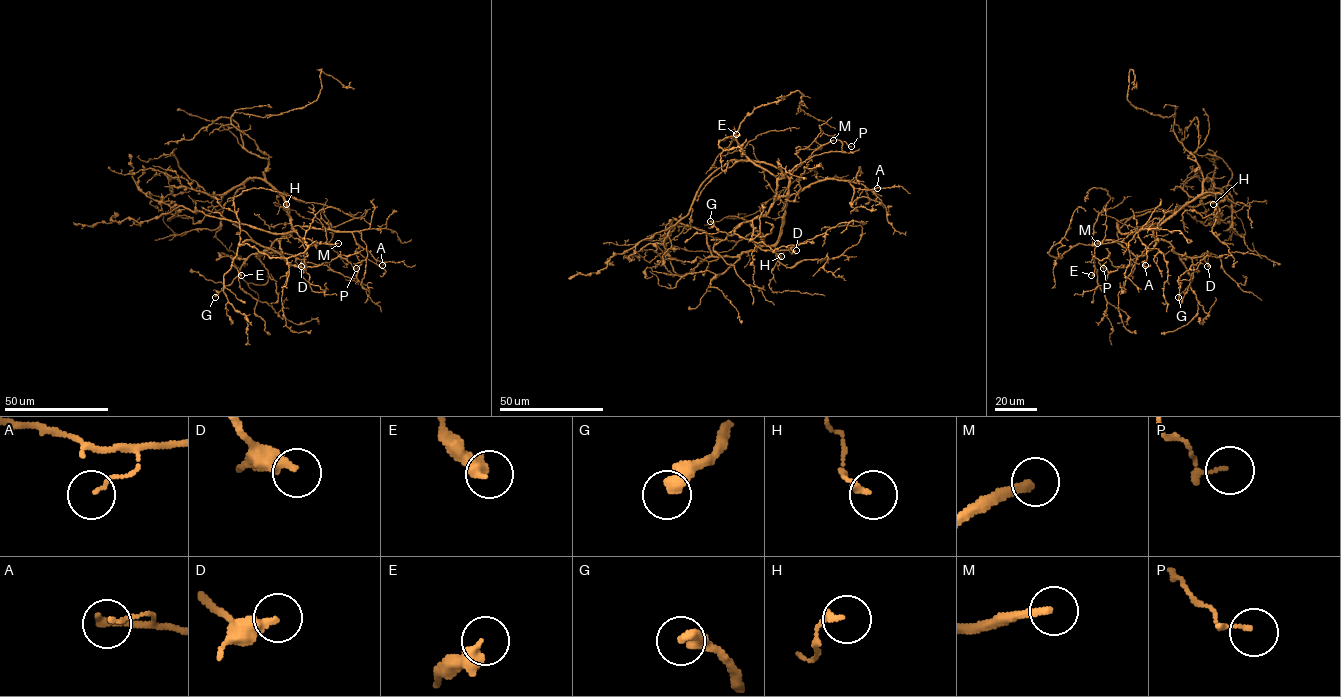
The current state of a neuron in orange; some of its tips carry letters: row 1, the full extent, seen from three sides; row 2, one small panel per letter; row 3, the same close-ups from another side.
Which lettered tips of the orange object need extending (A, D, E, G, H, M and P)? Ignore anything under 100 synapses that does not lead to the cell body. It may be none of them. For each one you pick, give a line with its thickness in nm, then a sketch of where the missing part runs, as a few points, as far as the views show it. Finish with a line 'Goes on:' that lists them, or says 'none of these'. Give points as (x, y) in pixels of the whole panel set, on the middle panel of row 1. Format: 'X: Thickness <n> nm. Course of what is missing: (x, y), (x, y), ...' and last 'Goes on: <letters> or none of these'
M: Thickness 260 nm. Course of what is missing: (833, 140), (878, 125), (882, 130), (896, 132)
Goes on: M

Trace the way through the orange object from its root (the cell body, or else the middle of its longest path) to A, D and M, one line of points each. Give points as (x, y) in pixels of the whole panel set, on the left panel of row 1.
A: (289, 215), (293, 226), (350, 232), (359, 245), (375, 259), (385, 263), (382, 265)
D: (289, 215), (291, 231), (260, 251), (257, 257), (267, 252), (291, 254), (301, 266)
M: (289, 215), (291, 225), (302, 238), (316, 243), (338, 243)

